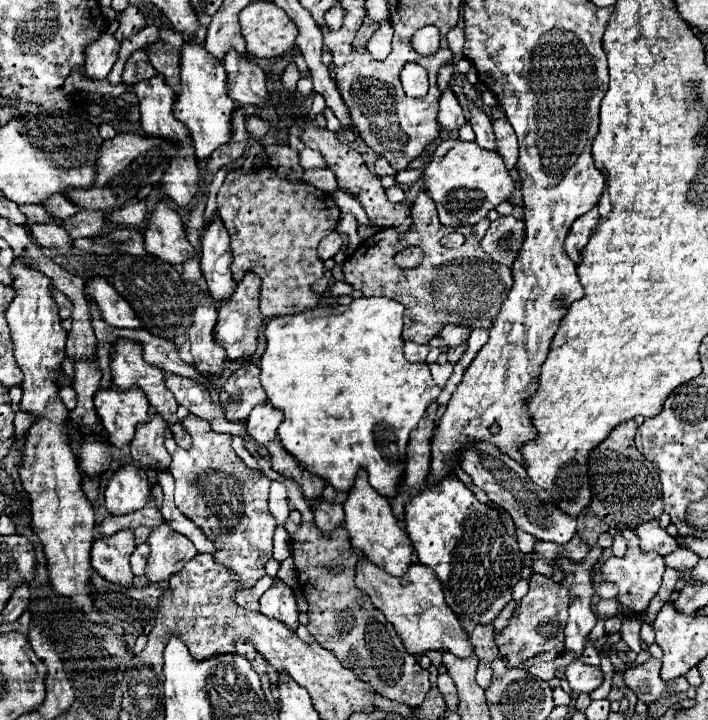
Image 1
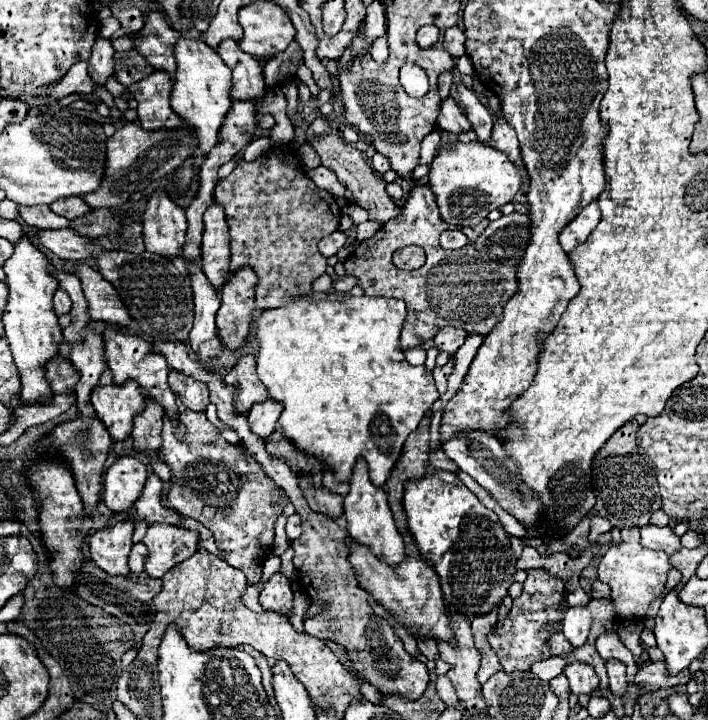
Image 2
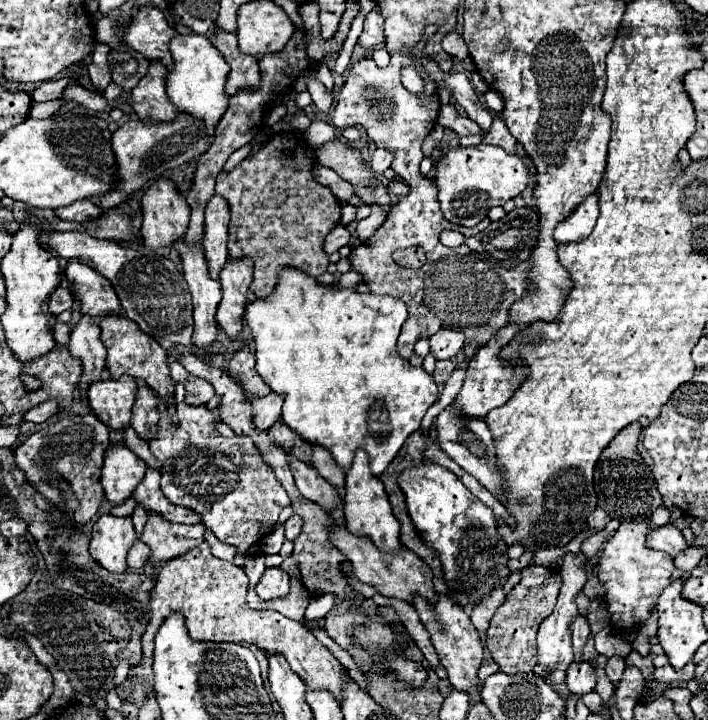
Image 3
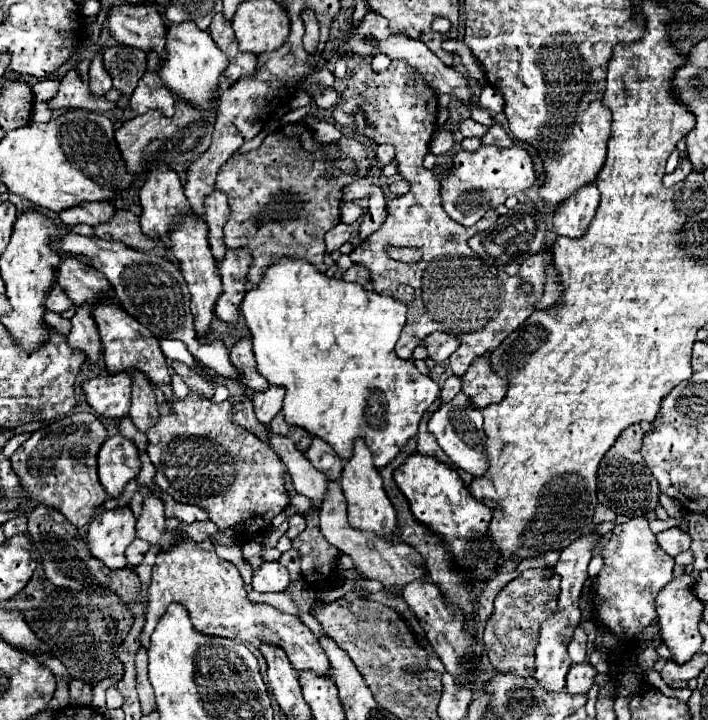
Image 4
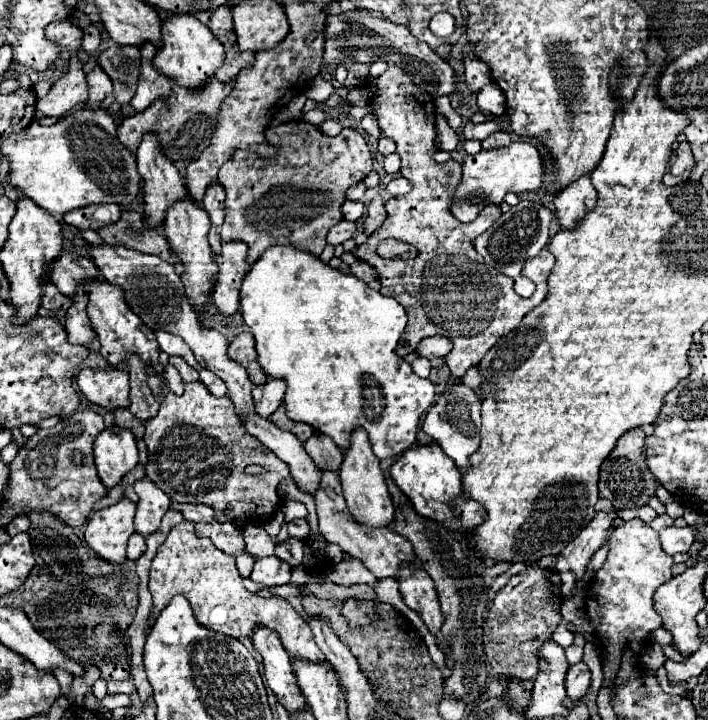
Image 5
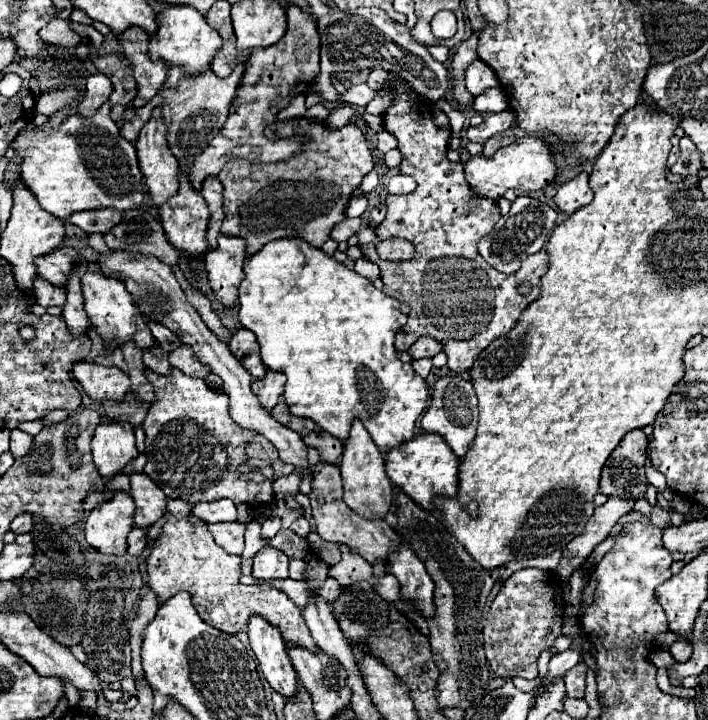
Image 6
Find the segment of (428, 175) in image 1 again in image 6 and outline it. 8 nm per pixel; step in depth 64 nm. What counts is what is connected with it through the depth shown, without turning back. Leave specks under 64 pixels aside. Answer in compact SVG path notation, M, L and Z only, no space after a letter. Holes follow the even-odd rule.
M524 136L524 138L518 138L516 142L512 142L510 146L496 150L496 154L490 158L486 158L482 154L468 158L464 164L464 174L466 174L466 182L468 182L470 190L478 198L490 198L490 200L498 202L504 196L504 192L510 188L520 190L520 192L532 192L532 190L546 188L556 176L556 166L552 162L548 144L544 144L540 138Z

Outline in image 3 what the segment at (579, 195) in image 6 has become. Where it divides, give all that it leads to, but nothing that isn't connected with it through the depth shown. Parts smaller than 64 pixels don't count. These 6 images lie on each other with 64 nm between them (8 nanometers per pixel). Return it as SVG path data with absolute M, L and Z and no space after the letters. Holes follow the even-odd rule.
M592 194L592 196L588 196L588 200L584 200L584 204L580 204L580 208L576 208L576 212L572 212L572 216L568 216L568 220L564 220L556 226L556 232L554 232L556 242L570 244L570 242L584 240L596 226L598 214L600 214L598 196Z

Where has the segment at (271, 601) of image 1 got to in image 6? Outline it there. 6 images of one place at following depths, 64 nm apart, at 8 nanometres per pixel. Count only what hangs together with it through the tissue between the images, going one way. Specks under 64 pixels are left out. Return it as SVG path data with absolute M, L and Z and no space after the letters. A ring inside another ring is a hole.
M264 548L254 556L252 576L258 580L288 578L288 556L276 548Z

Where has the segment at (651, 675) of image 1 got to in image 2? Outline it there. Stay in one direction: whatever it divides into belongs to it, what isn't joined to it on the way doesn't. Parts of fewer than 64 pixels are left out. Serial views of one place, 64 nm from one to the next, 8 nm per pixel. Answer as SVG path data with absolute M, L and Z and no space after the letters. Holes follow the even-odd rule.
M648 662L644 668L638 668L638 672L634 676L634 684L640 686L640 690L638 690L640 696L646 692L660 690L660 688L672 688L672 686L688 684L688 680L690 680L688 670L680 672L678 676L668 676L664 662Z

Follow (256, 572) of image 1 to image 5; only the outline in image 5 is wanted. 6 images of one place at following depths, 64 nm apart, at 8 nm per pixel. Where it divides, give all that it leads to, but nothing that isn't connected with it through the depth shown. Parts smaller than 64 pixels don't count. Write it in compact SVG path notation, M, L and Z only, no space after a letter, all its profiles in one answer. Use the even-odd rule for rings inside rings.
M150 376L148 378L148 384L152 386L152 390L154 390L154 386L158 386L160 388L160 394L162 394L162 402L160 402L160 410L158 410L158 416L156 418L152 418L148 424L146 424L146 434L144 434L144 442L146 442L146 446L148 446L148 466L146 466L146 476L160 488L160 490L164 490L170 498L174 498L176 502L202 502L202 504L206 504L206 506L210 506L210 508L214 508L216 510L216 514L214 514L214 520L218 520L218 522L234 522L234 520L238 520L238 518L246 518L246 520L252 520L252 522L266 522L272 514L276 514L278 510L280 510L280 506L282 506L282 498L280 498L280 494L278 494L278 486L280 486L280 482L284 480L284 478L288 478L290 476L290 472L288 472L288 466L274 454L274 452L270 452L268 448L264 448L252 434L248 434L246 432L246 428L242 426L242 422L238 420L238 416L236 416L236 412L234 412L234 408L232 408L232 400L228 398L228 396L224 396L224 398L216 398L216 396L212 396L208 390L206 390L206 386L202 384L202 382L190 382L190 384L184 384L184 394L182 396L176 396L176 394L172 394L168 388L166 388L166 384L160 380L160 376ZM250 464L254 464L254 466L262 466L262 468L266 468L266 474L254 474L254 476L250 476L250 474L246 474L244 472L244 468L246 466L250 466Z

